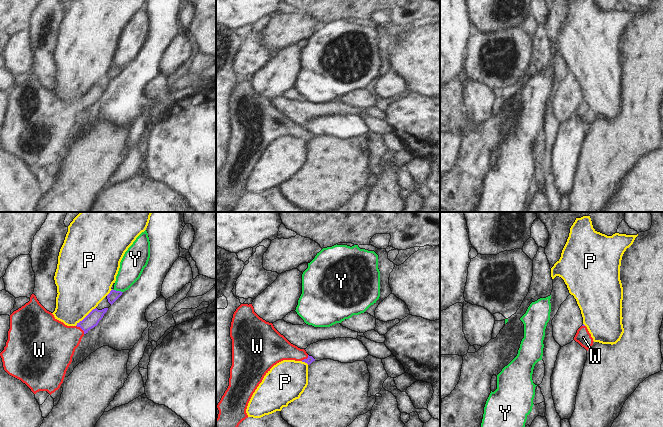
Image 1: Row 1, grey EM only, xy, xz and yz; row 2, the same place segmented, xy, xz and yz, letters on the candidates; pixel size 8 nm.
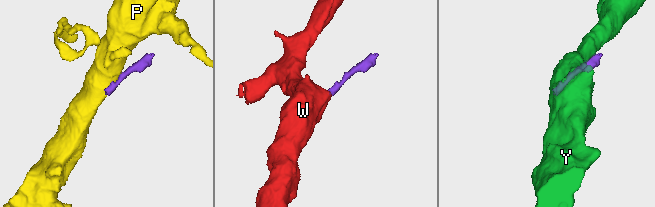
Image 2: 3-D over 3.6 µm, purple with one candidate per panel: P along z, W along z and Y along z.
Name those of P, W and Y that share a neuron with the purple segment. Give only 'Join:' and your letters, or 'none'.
Join: W

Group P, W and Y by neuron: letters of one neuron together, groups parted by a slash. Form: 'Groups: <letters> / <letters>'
Groups: P / W / Y

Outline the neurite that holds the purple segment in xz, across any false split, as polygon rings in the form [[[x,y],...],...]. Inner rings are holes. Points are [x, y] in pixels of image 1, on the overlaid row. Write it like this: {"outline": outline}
{"outline": [[[241,304],[233,314],[230,337],[232,339],[232,366],[229,386],[217,405],[219,410],[216,427],[238,427],[248,418],[248,403],[264,376],[283,360],[302,361],[311,364],[315,359],[304,349],[291,344],[272,323],[266,322],[255,312],[252,304]]]}

